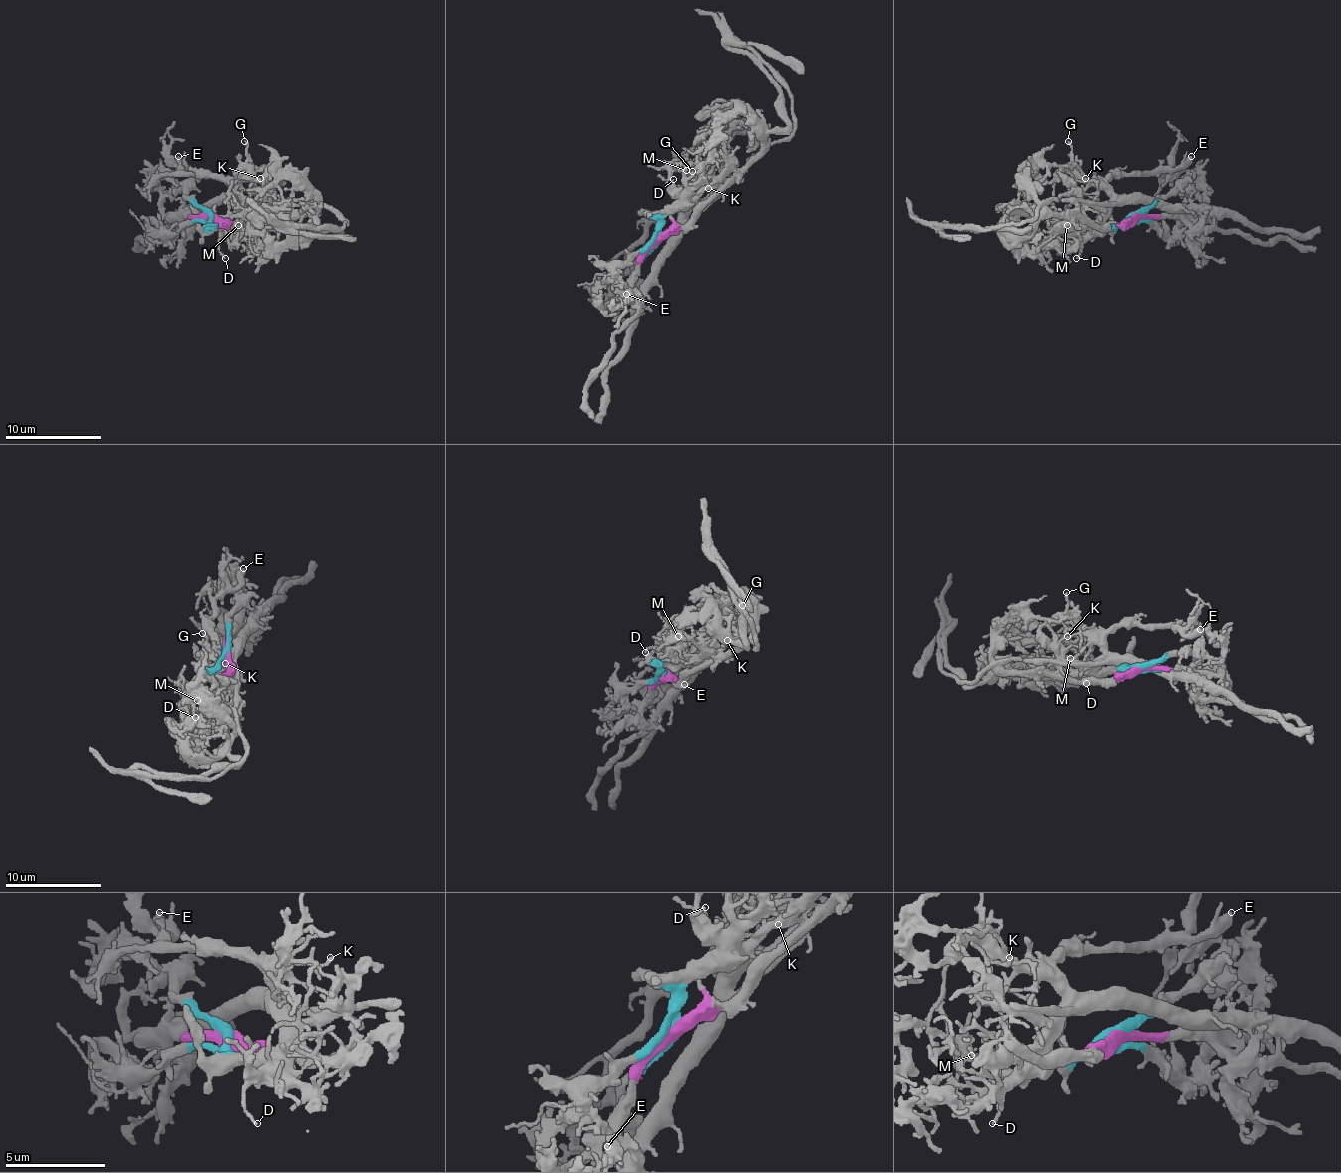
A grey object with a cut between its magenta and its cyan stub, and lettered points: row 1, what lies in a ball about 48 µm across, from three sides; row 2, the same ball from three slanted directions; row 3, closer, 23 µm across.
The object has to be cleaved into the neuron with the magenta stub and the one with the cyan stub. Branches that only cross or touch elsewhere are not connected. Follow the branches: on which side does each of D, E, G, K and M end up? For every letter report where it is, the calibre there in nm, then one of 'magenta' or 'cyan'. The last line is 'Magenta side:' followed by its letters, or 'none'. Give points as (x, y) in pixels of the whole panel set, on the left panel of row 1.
D: at (225, 258); 110 nm thick; cyan
E: at (178, 156); 320 nm thick; cyan
G: at (244, 141); 160 nm thick; cyan
K: at (260, 178); 110 nm thick; cyan
M: at (238, 225); 130 nm thick; cyan
Magenta side: none

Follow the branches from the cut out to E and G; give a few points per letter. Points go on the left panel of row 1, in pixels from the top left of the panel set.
E: (207, 214), (215, 223), (234, 221), (232, 190), (210, 175), (181, 173), (183, 170), (178, 156)
G: (207, 214), (215, 223), (236, 223), (246, 214), (251, 192), (244, 141)

